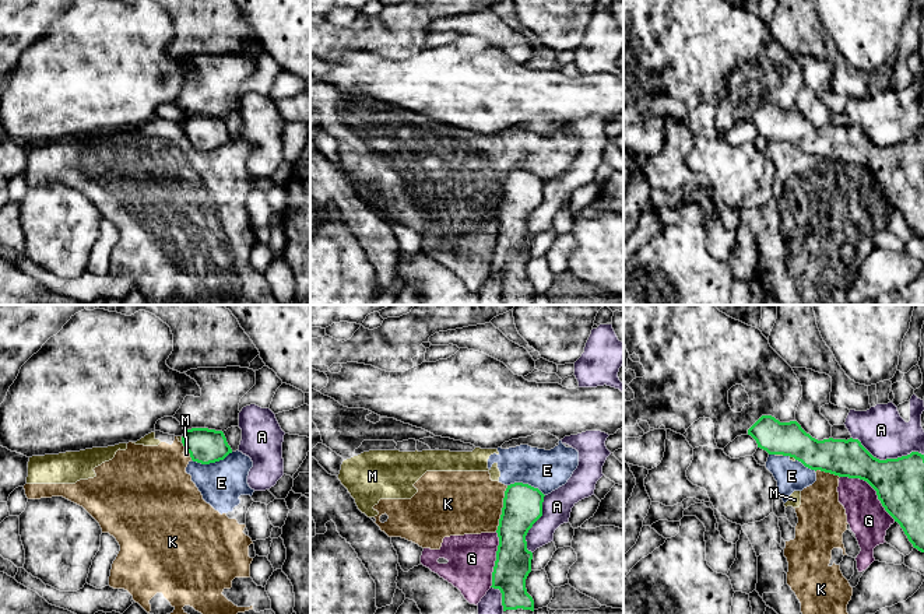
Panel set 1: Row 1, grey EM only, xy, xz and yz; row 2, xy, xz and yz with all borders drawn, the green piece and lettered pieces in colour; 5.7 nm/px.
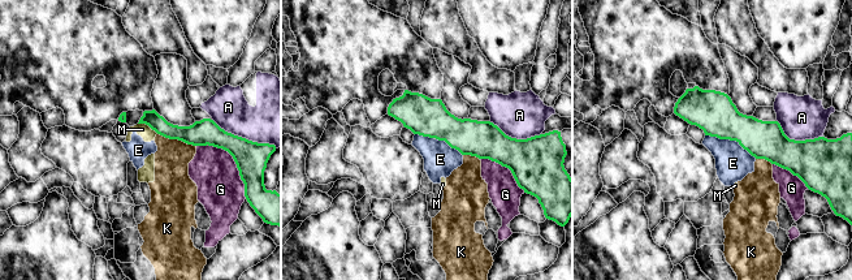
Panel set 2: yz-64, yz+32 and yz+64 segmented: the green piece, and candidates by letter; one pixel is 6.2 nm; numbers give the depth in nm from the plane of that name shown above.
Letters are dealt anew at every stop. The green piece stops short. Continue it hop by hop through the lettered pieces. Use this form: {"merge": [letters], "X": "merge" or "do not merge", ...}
{"merge": [], "A": "do not merge", "E": "do not merge", "G": "do not merge", "K": "do not merge", "M": "do not merge"}

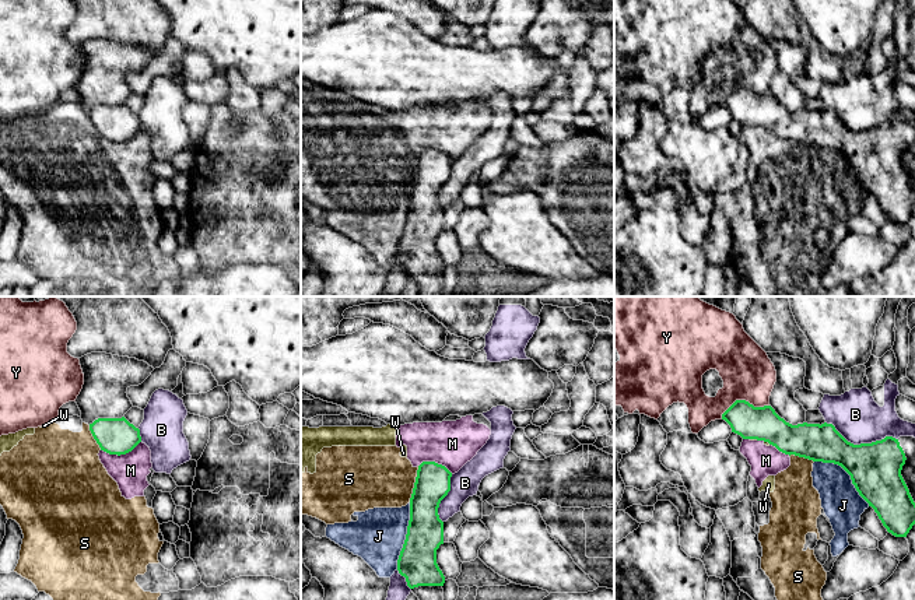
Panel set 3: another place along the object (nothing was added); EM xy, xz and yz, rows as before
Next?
{"merge": [], "B": "do not merge", "J": "do not merge", "M": "do not merge", "S": "do not merge", "W": "do not merge", "Y": "do not merge"}

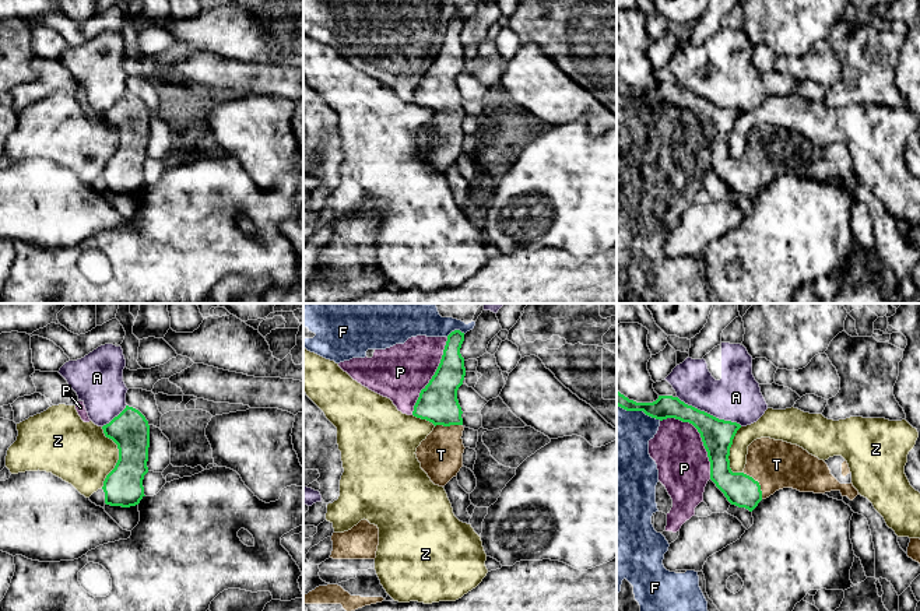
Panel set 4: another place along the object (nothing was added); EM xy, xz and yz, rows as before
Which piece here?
{"merge": ["T"], "A": "do not merge", "F": "do not merge", "P": "do not merge", "T": "merge", "Z": "do not merge"}

